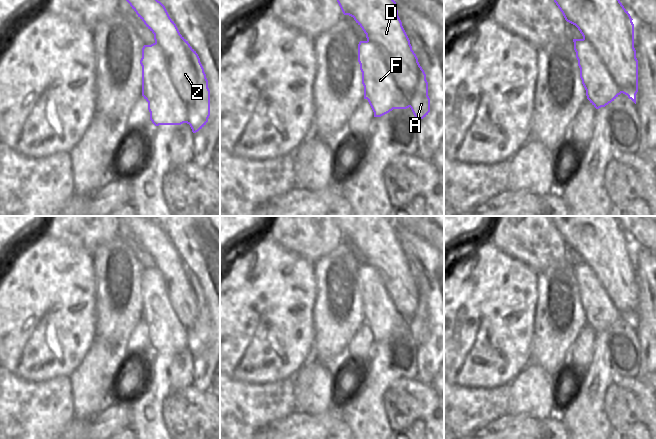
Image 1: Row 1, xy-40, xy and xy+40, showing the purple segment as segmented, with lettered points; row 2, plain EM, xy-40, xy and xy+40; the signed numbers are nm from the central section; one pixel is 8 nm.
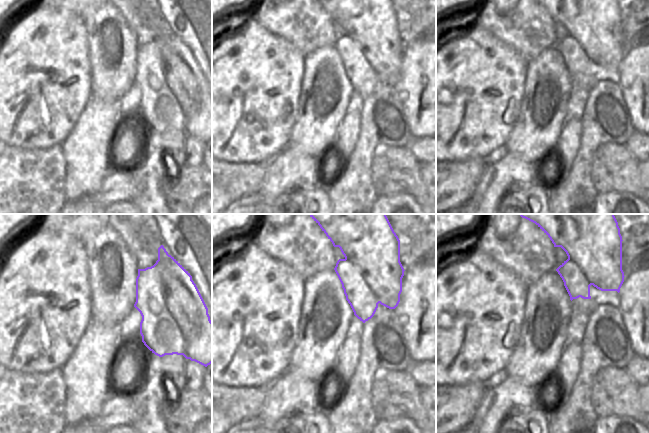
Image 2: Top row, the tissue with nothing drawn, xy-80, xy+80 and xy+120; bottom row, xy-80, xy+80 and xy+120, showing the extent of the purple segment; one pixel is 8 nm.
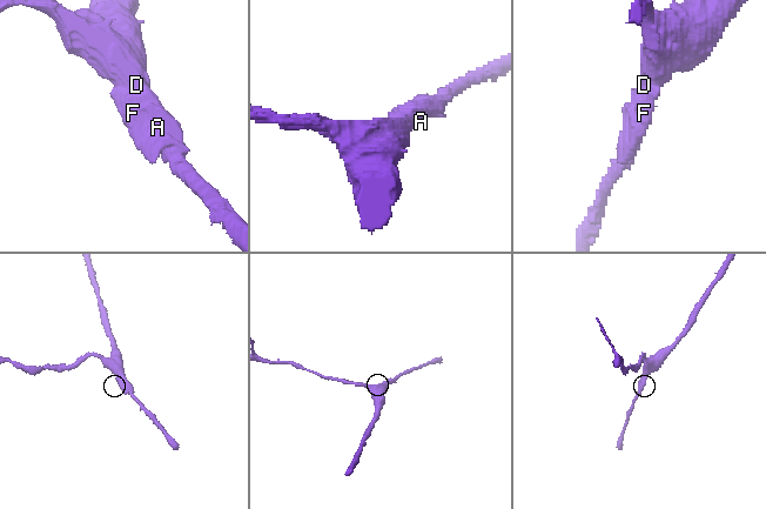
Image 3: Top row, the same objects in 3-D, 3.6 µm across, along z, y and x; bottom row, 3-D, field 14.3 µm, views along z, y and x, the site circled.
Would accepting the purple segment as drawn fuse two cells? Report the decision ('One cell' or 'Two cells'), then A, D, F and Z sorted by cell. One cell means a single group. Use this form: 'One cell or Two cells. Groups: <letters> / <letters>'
Two cells. Groups: A D Z / F

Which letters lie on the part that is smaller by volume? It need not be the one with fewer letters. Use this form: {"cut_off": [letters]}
{"cut_off": ["F"]}

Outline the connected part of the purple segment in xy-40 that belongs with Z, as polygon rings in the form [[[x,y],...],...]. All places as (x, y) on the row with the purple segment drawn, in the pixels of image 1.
[[[126,0],[162,48],[168,68],[166,80],[173,81],[186,100],[190,127],[199,131],[210,116],[210,90],[204,68],[196,51],[180,34],[165,6],[158,0]]]

